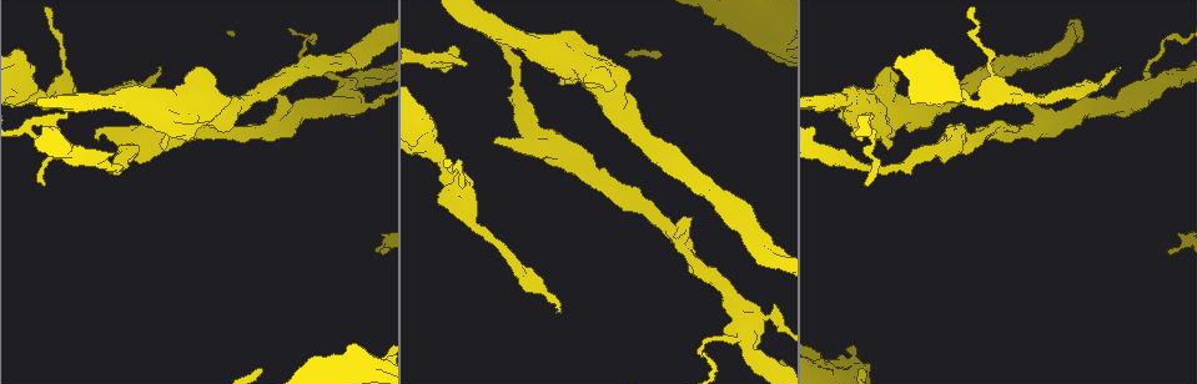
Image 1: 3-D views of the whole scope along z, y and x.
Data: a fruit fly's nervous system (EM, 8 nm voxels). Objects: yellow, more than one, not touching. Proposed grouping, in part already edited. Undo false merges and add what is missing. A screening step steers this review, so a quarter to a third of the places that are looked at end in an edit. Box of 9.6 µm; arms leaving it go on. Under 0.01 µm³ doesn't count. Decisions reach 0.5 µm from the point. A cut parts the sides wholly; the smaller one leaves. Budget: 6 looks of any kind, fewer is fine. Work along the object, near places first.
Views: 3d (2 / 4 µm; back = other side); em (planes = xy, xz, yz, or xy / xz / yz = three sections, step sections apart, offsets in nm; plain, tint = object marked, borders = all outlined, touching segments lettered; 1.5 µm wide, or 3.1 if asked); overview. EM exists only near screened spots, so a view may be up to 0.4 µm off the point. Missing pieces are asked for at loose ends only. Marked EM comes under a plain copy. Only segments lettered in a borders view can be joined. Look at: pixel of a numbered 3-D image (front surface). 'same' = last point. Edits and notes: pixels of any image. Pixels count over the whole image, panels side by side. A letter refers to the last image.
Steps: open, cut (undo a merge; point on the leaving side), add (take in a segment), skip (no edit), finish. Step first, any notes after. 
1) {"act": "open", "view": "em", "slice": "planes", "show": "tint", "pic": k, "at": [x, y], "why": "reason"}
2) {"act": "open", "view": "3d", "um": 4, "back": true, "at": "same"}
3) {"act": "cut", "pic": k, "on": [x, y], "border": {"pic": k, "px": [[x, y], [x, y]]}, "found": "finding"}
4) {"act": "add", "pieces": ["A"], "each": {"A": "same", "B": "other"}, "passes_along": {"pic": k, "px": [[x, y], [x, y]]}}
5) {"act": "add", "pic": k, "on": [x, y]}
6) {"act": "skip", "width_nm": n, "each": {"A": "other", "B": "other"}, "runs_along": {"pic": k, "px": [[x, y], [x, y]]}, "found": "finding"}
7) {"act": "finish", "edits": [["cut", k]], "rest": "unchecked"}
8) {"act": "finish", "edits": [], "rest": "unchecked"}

{"act": "open", "view": "em", "slice": "planes", "show": "borders", "pic": 1, "at": [430, 145], "why": "calibre changes"}

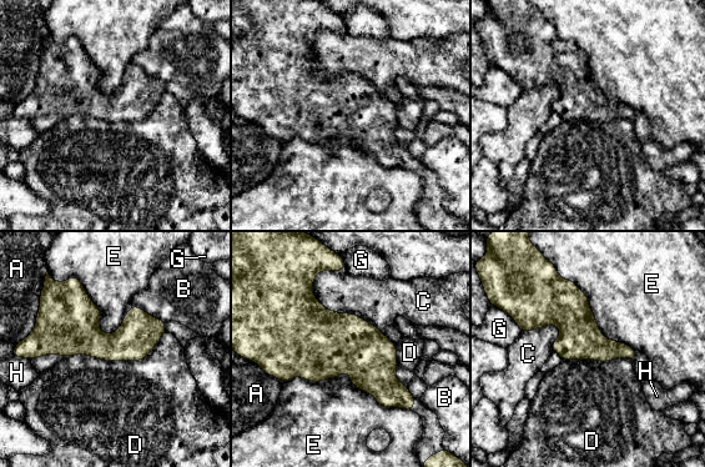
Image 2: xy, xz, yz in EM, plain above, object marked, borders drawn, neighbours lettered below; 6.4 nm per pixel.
{"act": "skip", "longest_contact_nm": ["E", 800], "each": {"A": "other", "B": "other", "C": "other", "D": "other", "E": "other", "G": "other", "H": "other"}, "border": {"pic": 2, "px": [[285, 381], [347, 371], [407, 410]]}, "found": "one neuron here"}

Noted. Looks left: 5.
{"act": "open", "view": "em", "slice": "yz", "step": 4, "show": "tint", "pic": 1, "at": [870, 113], "why": "thin end"}

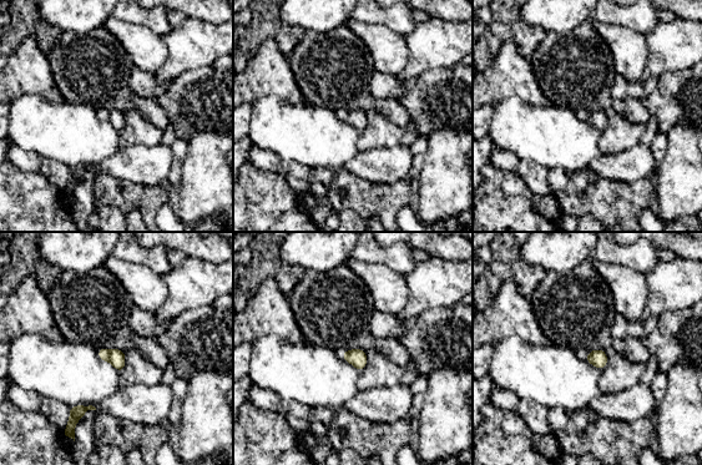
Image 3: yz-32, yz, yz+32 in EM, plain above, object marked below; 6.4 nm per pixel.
{"act": "open", "view": "em", "slice": "planes", "show": "borders", "at": "same", "why": "another direction"}

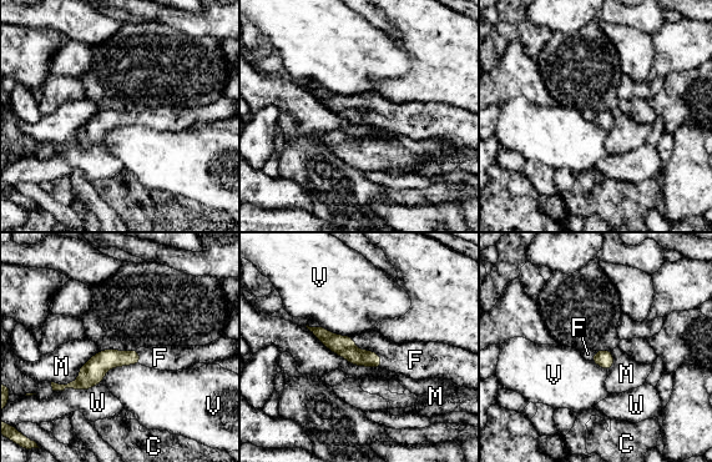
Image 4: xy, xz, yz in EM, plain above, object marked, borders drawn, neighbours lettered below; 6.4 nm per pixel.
{"act": "add", "pieces": ["F"], "each": {"C": "other", "F": "same", "M": "other", "V": "other", "W": "other"}, "found": "it goes on there"}

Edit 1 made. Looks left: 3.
{"act": "open", "view": "overview"}

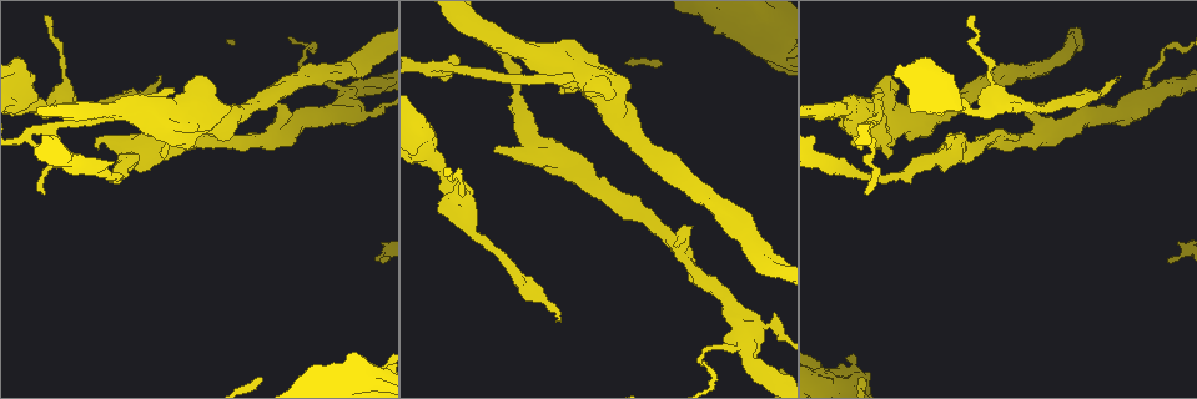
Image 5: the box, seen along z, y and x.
{"act": "open", "view": "3d", "um": 2, "pic": 5, "at": [311, 48], "why": "abrupt turn"}

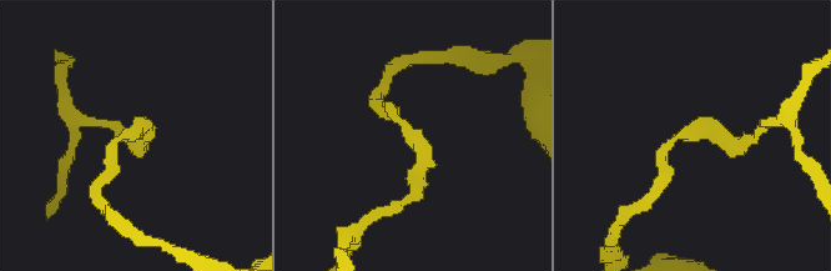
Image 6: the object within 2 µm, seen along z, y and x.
{"act": "open", "view": "em", "slice": "planes", "show": "borders", "pic": 6, "at": [135, 135]}

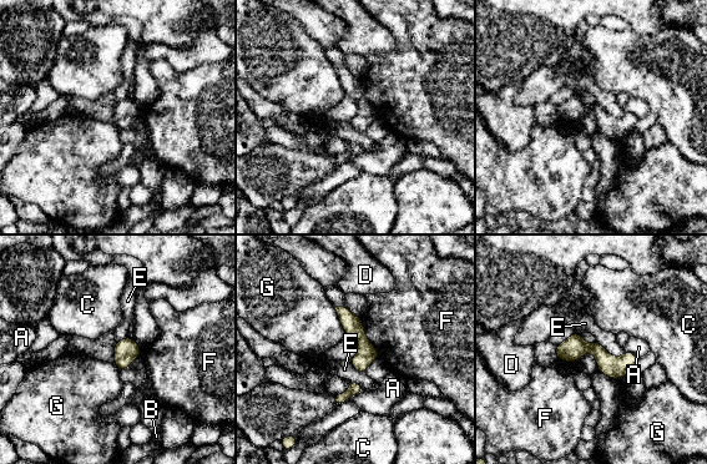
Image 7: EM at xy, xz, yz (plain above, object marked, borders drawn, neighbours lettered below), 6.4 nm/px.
{"act": "skip", "longest_contact_nm": ["F", 280], "each": {"A": "other", "B": "other", "C": "other", "D": "other", "E": "other", "F": "other", "G": "other"}, "runs_along": {"pic": 7, "px": [[559, 348], [634, 359]]}, "found": "one neuron here"}

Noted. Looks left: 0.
{"act": "finish", "edits": [["add", 4]], "rest": "unchecked"}

